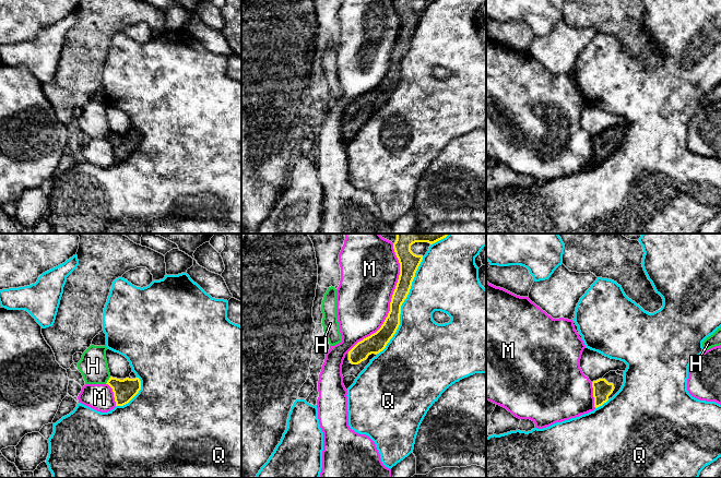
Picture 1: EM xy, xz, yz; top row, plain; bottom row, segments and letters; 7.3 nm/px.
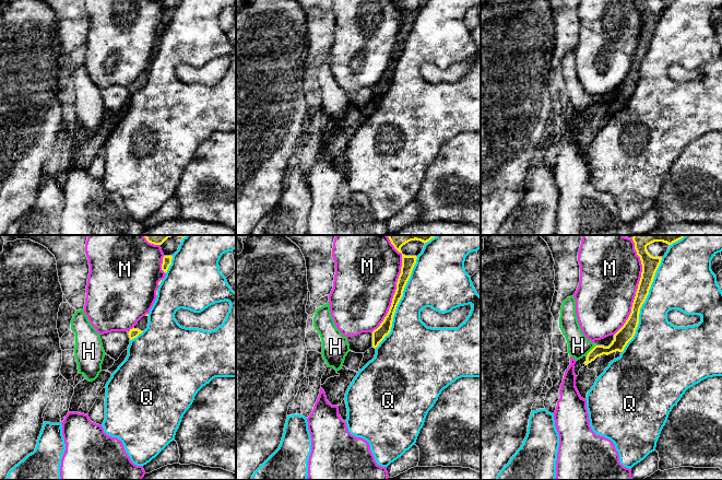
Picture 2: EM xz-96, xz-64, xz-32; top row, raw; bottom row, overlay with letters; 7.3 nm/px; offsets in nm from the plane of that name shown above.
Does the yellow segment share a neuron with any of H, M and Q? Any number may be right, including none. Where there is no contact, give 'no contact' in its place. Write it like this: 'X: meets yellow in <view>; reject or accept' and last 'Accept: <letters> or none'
H: meets yellow in xy; reject
M: meets yellow in xz; reject
Q: meets yellow in xz; reject
Accept: none

